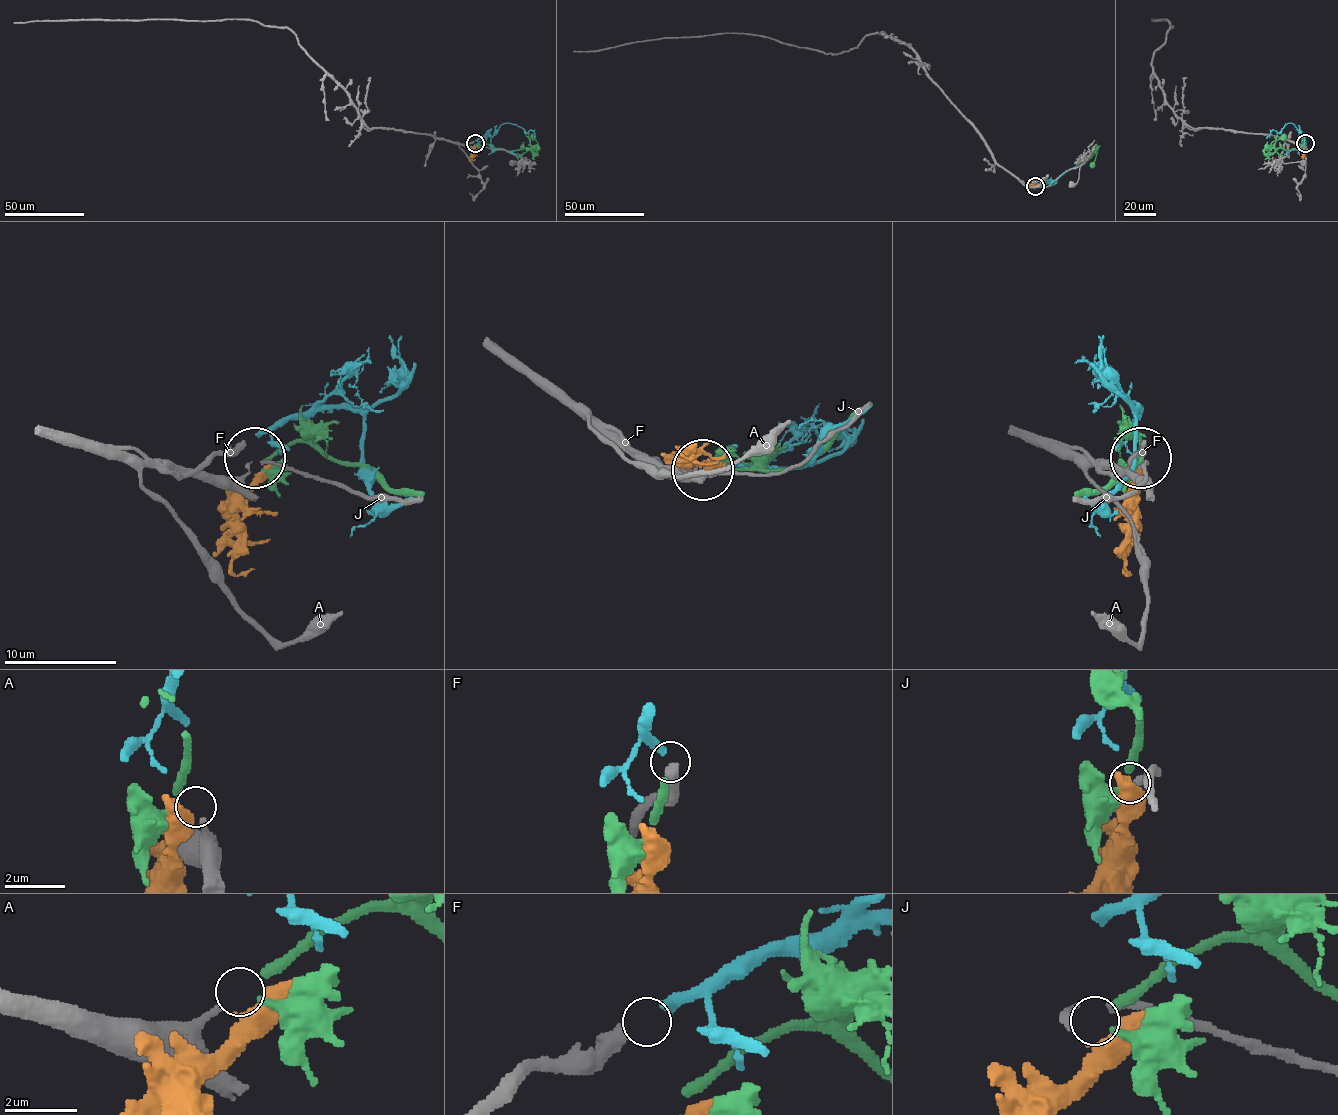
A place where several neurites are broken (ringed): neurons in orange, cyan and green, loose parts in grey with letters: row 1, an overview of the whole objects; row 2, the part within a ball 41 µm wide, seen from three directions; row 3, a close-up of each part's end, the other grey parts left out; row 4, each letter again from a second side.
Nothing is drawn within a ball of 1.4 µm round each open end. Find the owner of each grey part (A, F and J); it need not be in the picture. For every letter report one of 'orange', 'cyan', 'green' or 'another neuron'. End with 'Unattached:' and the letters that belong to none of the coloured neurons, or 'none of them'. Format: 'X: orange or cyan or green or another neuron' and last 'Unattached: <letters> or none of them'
A: another neuron
F: cyan
J: orange
Unattached: A

